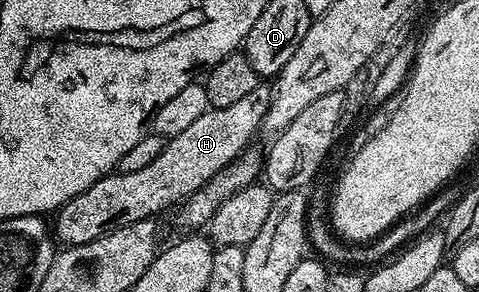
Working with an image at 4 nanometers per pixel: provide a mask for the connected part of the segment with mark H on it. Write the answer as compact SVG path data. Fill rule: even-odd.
M261 85L234 105L212 107L198 121L193 121L182 133L171 136L165 142L162 153L143 169L134 173L104 175L90 189L64 204L55 212L54 235L61 244L77 247L86 241L94 241L119 227L134 221L156 219L167 207L175 208L188 200L195 191L201 191L226 165L249 150L252 138L261 134L264 118L270 109L272 91Z

